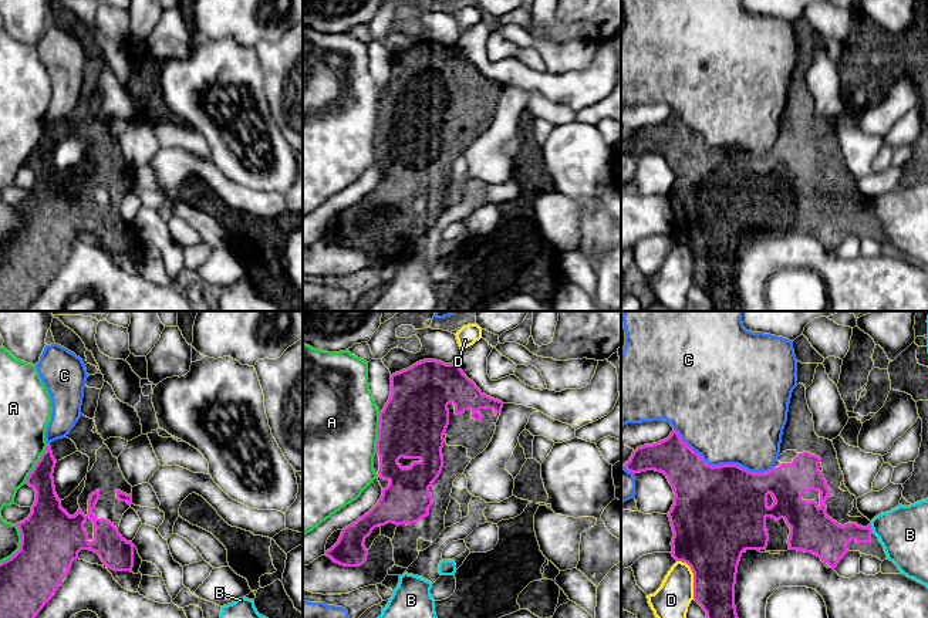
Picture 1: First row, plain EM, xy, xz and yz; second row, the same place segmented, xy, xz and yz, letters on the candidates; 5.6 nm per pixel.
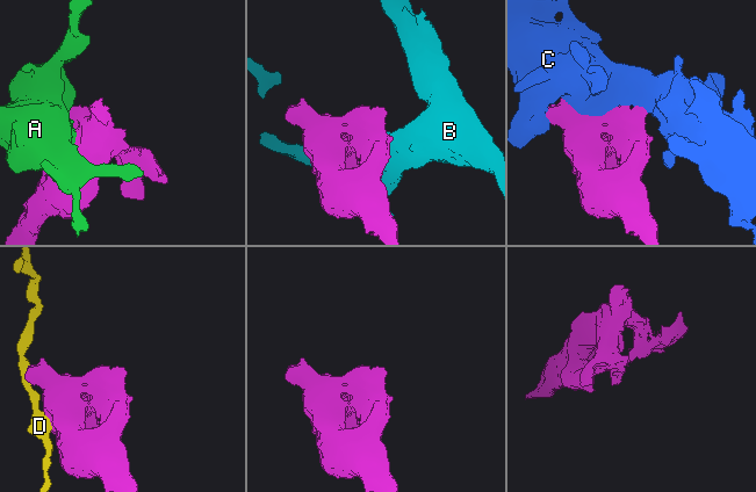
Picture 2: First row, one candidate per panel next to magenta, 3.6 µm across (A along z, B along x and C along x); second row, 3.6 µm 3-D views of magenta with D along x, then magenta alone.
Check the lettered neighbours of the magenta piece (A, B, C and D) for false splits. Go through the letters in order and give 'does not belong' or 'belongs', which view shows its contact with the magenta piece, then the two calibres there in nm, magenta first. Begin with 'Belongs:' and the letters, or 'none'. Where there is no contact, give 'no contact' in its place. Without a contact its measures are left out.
Belongs: none
A: does not belong; contact in xy; calibres 340 and 130 nm
B: does not belong; contact in yz; calibres 220 and 280 nm
C: does not belong; contact in yz; calibres 500 and 460 nm
D: does not belong; contact in yz; calibres 400 and 220 nm

